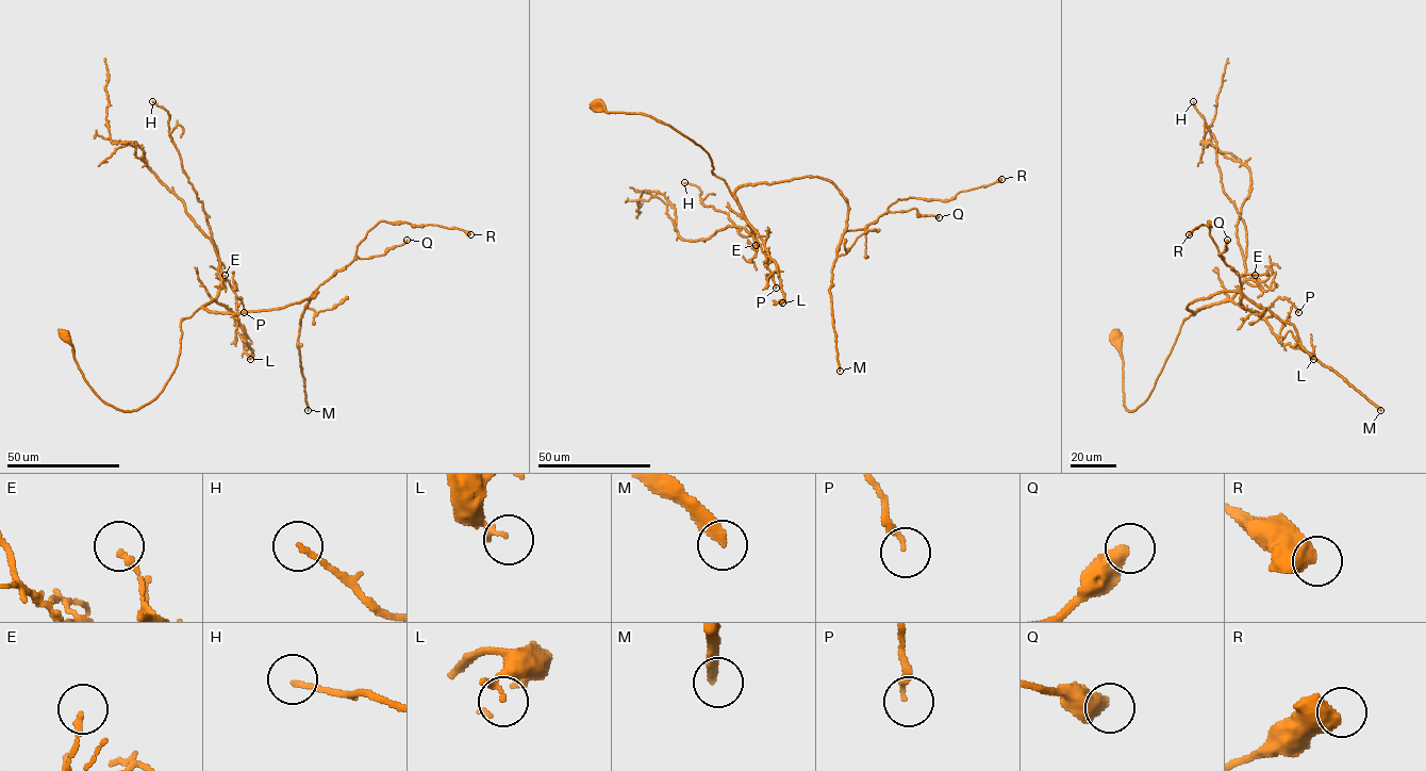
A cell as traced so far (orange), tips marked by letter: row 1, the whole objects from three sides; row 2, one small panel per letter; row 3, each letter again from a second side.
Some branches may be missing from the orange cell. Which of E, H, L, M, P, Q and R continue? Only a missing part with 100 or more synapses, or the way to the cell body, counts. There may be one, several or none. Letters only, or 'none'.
M

